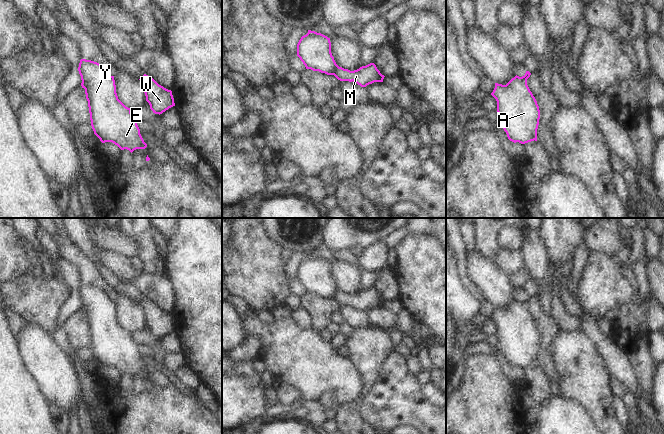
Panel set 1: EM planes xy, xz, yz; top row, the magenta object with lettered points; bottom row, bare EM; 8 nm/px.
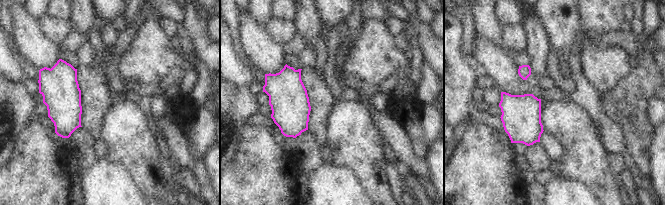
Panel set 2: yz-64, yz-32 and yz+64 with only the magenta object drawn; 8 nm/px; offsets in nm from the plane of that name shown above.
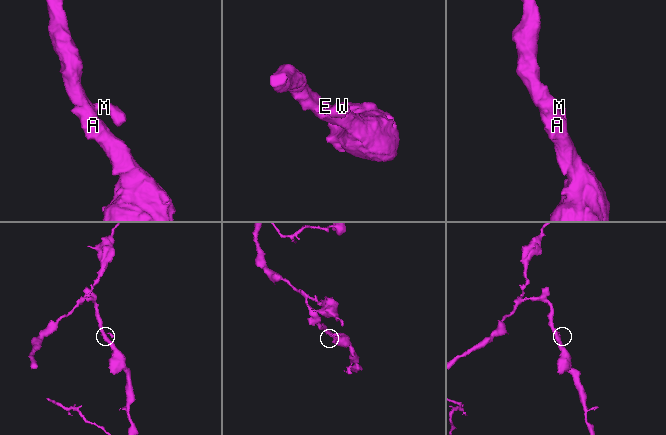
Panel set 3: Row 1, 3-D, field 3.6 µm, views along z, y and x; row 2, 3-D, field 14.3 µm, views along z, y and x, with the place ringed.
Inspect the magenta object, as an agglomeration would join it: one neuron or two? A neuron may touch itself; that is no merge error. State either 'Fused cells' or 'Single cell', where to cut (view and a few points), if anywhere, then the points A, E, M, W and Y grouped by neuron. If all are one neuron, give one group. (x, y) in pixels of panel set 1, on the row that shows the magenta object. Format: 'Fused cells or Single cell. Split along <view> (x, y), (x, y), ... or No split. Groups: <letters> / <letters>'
Fused cells. Split along yz (516, 75), (526, 81). Groups: A E Y / M W

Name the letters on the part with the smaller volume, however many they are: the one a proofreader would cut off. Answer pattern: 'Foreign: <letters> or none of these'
Foreign: M, W

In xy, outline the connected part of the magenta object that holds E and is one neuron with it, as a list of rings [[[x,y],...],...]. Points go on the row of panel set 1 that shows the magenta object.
[[[86,59],[80,60],[78,71],[88,101],[91,126],[100,141],[112,142],[121,150],[127,149],[131,153],[136,149],[145,149],[147,144],[140,134],[138,121],[132,116],[131,109],[118,99],[115,80],[111,75],[99,63]]]

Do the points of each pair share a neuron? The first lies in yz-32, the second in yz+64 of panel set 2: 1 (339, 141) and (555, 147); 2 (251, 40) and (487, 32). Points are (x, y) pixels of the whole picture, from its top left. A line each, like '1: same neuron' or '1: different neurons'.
1: different neurons
2: different neurons

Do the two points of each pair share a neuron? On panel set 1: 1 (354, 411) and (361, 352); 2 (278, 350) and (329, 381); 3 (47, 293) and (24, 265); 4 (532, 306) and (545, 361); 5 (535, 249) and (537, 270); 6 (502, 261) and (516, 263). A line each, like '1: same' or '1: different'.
1: same
2: same
3: different
4: same
5: same
6: same

